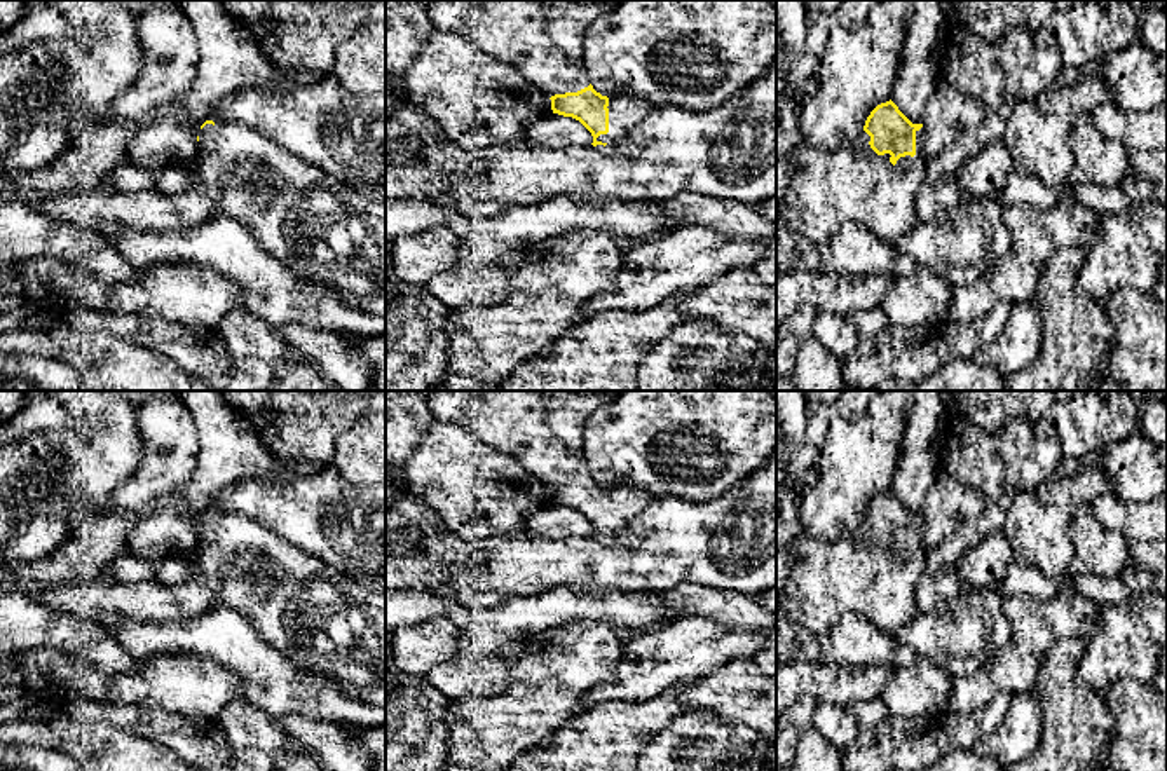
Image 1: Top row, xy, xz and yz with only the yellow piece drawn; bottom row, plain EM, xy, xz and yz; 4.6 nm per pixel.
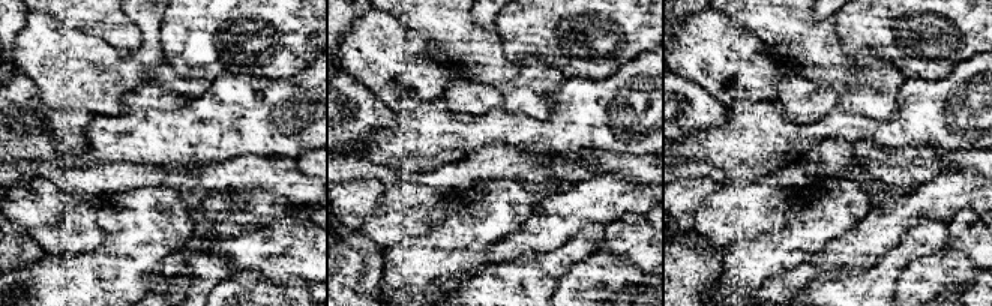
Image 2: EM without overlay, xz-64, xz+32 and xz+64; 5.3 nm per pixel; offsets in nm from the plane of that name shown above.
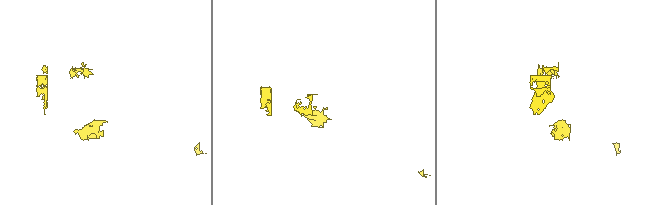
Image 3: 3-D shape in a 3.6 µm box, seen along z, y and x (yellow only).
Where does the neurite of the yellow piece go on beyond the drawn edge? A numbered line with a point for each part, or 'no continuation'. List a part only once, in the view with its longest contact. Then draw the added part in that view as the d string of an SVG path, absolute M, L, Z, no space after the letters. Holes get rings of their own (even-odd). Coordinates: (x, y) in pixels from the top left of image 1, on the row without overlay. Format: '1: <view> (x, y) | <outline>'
1: yz (852, 574) | M925 520L916 522L916 546L893 556L877 546L862 522L836 541L799 536L788 546L790 572L776 605L792 624L823 637L846 612L855 612L883 633L897 631L919 614L916 586L926 570L930 544Z

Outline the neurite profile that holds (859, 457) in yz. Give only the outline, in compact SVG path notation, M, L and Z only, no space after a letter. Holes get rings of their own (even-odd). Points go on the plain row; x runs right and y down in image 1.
M879 391L863 415L834 415L820 447L818 478L795 487L802 534L836 541L863 522L870 502L893 488L914 391Z

